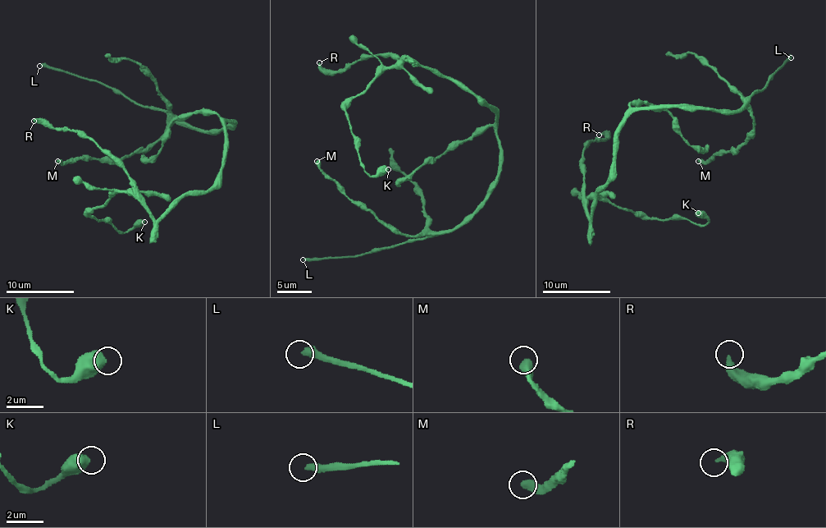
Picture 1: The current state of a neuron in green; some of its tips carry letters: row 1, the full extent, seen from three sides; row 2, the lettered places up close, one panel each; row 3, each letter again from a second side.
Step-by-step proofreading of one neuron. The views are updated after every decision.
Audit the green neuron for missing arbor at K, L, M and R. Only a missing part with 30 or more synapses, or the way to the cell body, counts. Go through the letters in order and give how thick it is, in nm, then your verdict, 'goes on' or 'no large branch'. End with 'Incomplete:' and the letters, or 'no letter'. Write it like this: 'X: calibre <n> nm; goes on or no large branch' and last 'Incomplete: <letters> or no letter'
K: calibre 650 nm; no large branch
L: calibre 380 nm; goes on
M: calibre 440 nm; no large branch
R: calibre 340 nm; no large branch
Incomplete: L

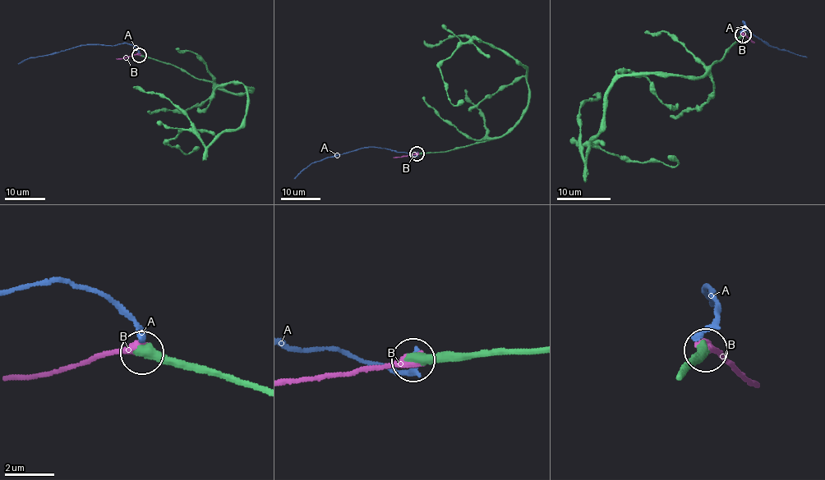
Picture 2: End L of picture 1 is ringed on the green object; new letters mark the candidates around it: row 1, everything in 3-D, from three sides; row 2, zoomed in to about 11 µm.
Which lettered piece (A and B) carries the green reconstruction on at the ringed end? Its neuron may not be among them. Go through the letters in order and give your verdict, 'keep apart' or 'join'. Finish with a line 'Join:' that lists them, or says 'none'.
A: keep apart
B: join
Join: B

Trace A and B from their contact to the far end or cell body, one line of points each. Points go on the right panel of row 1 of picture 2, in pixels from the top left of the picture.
A: (742, 32), (745, 24), (743, 20), (742, 27), (767, 45), (806, 57)
B: (742, 35), (753, 43)

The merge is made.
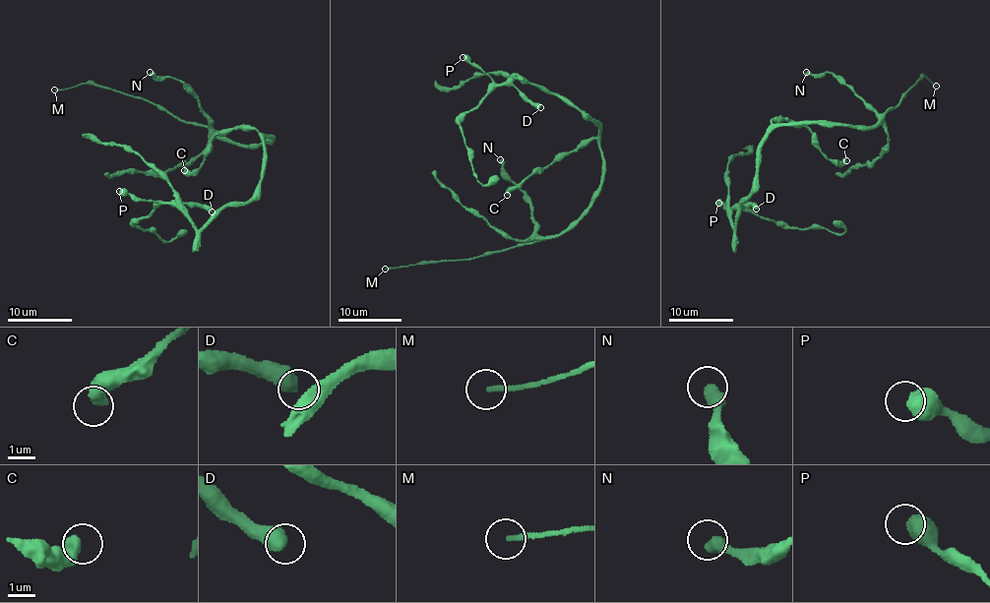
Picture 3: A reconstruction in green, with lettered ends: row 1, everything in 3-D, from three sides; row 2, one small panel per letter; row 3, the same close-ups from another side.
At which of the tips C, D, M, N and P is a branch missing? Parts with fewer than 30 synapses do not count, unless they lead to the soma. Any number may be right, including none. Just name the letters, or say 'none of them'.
M

